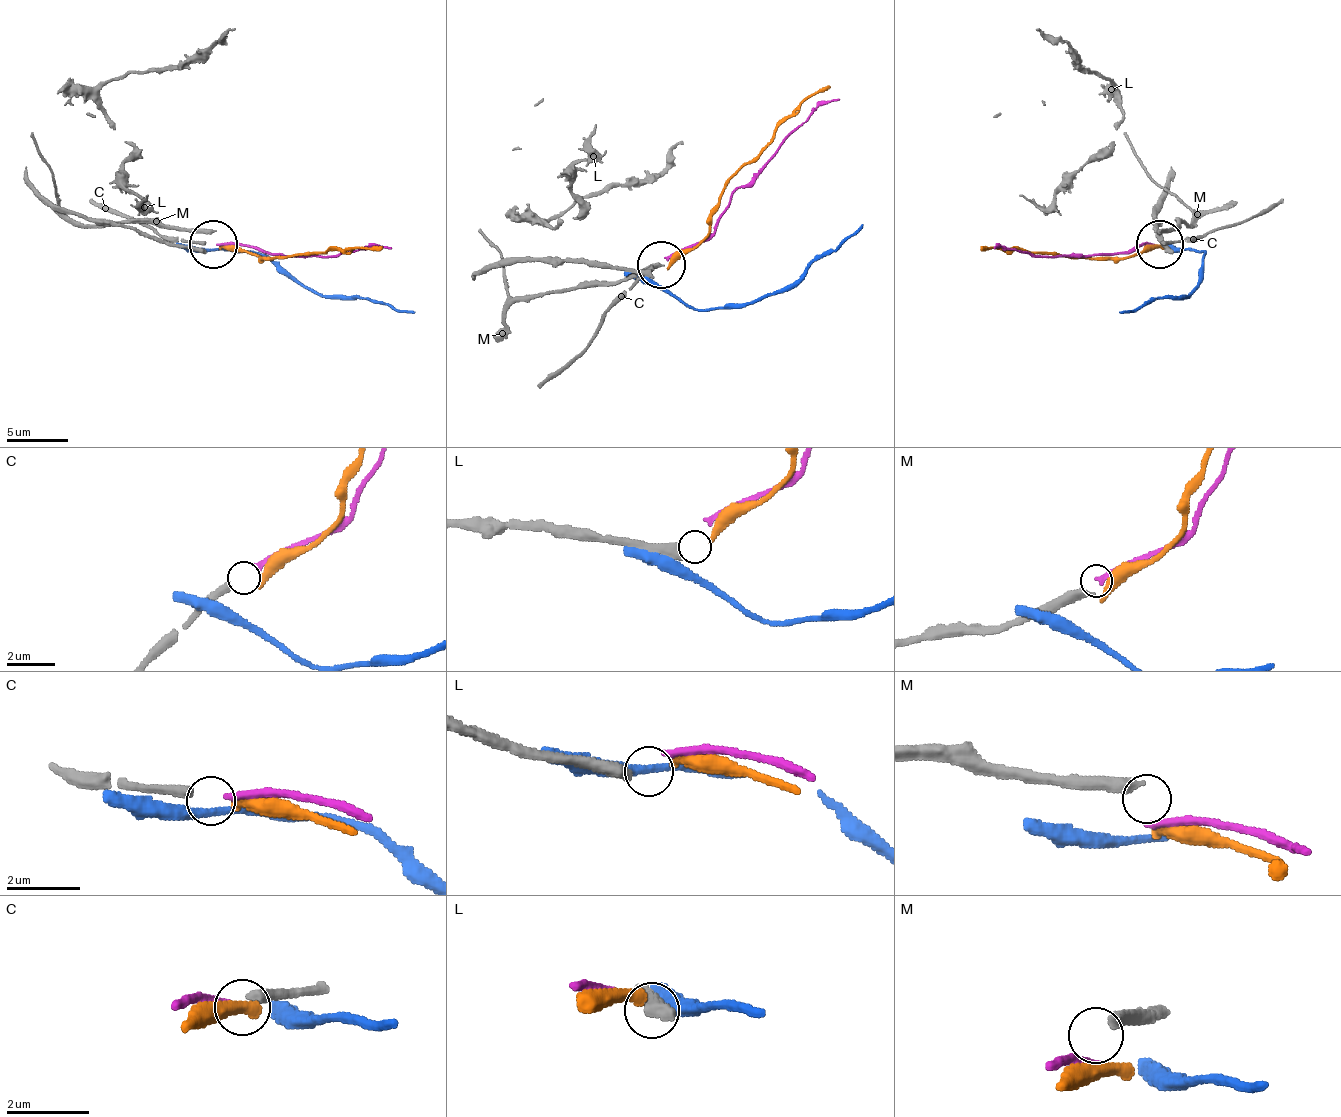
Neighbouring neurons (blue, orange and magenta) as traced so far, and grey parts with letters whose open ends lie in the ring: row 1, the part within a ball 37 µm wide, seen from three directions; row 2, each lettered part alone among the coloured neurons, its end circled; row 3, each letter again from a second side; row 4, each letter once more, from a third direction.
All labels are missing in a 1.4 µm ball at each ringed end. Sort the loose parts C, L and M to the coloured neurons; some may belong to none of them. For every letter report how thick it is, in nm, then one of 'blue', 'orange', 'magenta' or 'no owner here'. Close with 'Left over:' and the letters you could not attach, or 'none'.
C: 300 nm | magenta
L: 420 nm | no owner here
M: 360 nm | no owner here
Left over: L, M

